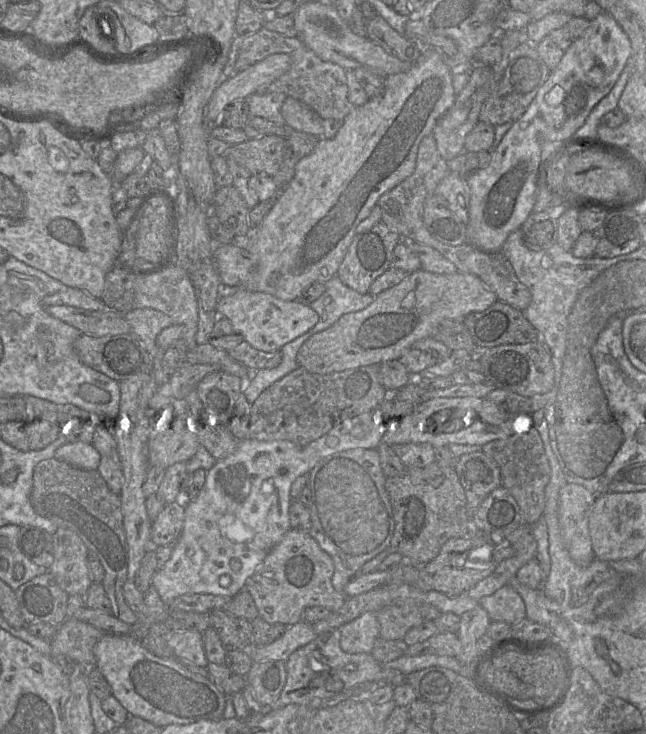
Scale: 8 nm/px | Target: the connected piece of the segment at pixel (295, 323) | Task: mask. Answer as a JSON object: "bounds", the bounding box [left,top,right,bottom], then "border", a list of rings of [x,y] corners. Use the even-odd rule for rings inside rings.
{"bounds":[217,287,319,352],"border":[[[226,287],[217,301],[218,316],[227,318],[234,330],[253,348],[273,352],[313,328],[319,321],[318,314],[299,300],[284,301],[263,292],[252,292],[245,288]]]}

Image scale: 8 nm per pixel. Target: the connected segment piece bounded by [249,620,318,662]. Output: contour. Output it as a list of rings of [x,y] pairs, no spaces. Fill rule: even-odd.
[[[305,620],[286,627],[284,634],[271,644],[266,646],[254,646],[249,650],[254,662],[286,662],[293,652],[318,637],[313,629],[313,625]]]

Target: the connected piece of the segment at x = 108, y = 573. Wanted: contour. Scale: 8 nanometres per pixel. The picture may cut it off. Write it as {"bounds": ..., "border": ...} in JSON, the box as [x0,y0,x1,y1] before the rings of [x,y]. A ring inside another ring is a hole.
{"bounds":[30,457,141,625],"border":[[[53,457],[35,466],[30,503],[38,515],[75,532],[89,553],[97,556],[105,571],[102,585],[111,602],[112,615],[129,625],[136,624],[141,617],[132,611],[123,594],[128,581],[129,547],[120,494],[110,490],[97,470],[81,469]]]}

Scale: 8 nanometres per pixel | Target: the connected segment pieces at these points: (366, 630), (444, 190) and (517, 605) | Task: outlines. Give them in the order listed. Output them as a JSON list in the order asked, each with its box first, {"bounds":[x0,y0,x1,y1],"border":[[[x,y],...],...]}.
[{"bounds":[340,612,380,654],"border":[[[365,612],[340,628],[341,649],[349,654],[371,654],[380,634],[380,623],[375,612]]]},{"bounds":[435,173,470,224],"border":[[[449,173],[438,184],[435,194],[448,202],[450,210],[463,224],[468,224],[470,194],[466,179],[457,173]]]},{"bounds":[479,584,526,625],"border":[[[509,584],[489,596],[482,597],[479,604],[487,611],[491,621],[506,622],[510,625],[526,617],[522,597]]]}]

